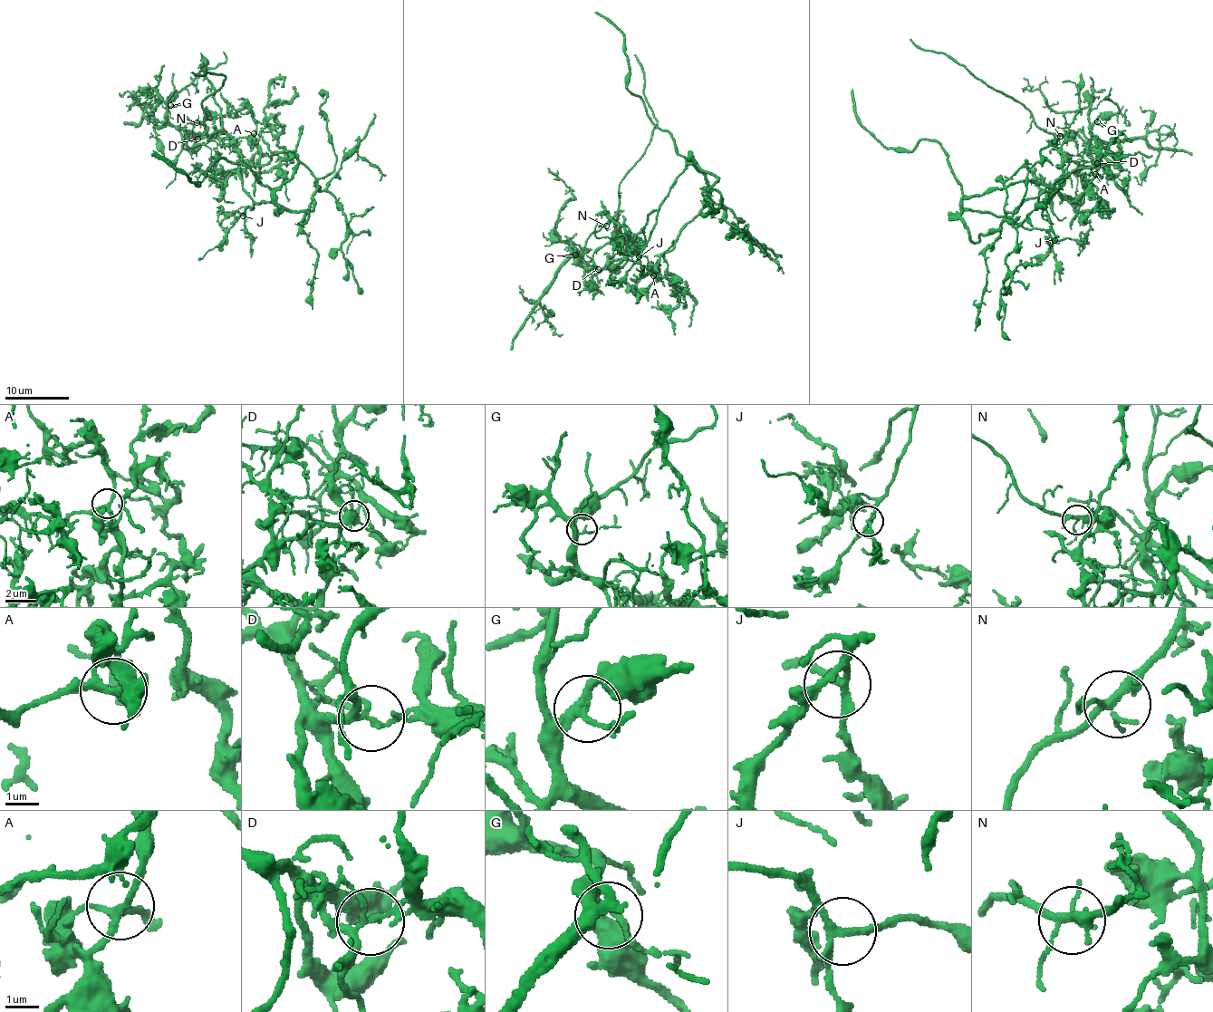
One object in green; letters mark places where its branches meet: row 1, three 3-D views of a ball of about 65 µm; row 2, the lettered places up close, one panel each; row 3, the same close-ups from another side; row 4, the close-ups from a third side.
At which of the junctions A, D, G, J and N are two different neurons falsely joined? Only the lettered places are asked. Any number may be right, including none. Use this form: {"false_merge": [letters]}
{"false_merge": ["D"]}

